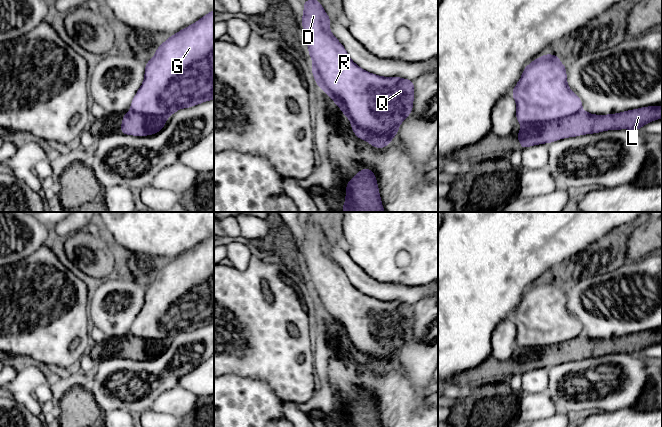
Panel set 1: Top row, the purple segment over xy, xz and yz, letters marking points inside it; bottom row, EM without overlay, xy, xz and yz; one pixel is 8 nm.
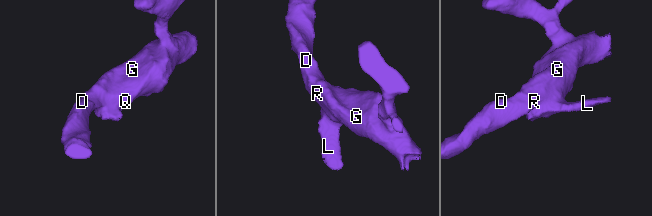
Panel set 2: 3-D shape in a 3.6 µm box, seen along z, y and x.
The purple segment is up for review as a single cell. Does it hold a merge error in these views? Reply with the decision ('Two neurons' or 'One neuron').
Two neurons

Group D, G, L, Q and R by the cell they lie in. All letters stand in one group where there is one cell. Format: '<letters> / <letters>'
D G Q R / L

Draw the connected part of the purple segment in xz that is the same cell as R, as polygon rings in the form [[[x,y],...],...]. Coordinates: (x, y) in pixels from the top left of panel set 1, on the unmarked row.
[[[308,223],[303,228],[303,257],[313,285],[311,295],[316,308],[336,327],[352,349],[364,354],[367,359],[393,364],[400,348],[412,336],[414,305],[399,301],[381,301],[361,293],[329,254],[331,243],[321,227],[316,223]]]

